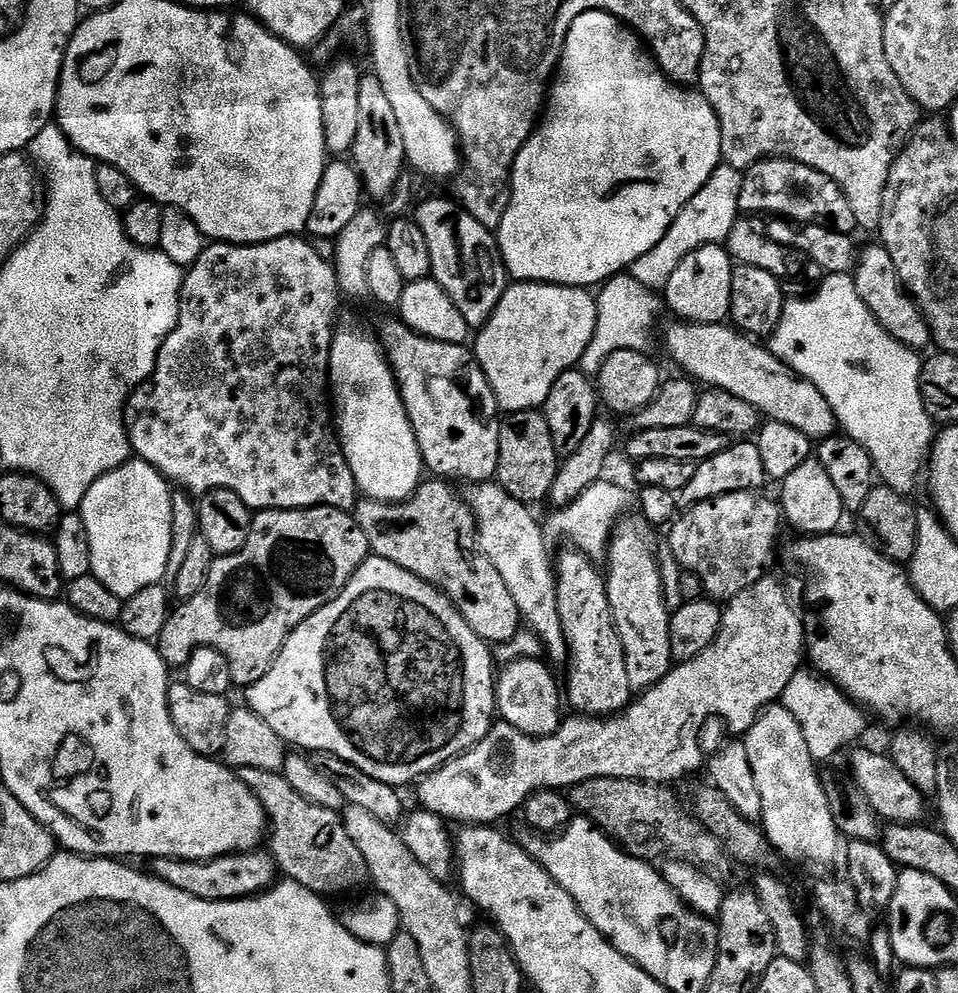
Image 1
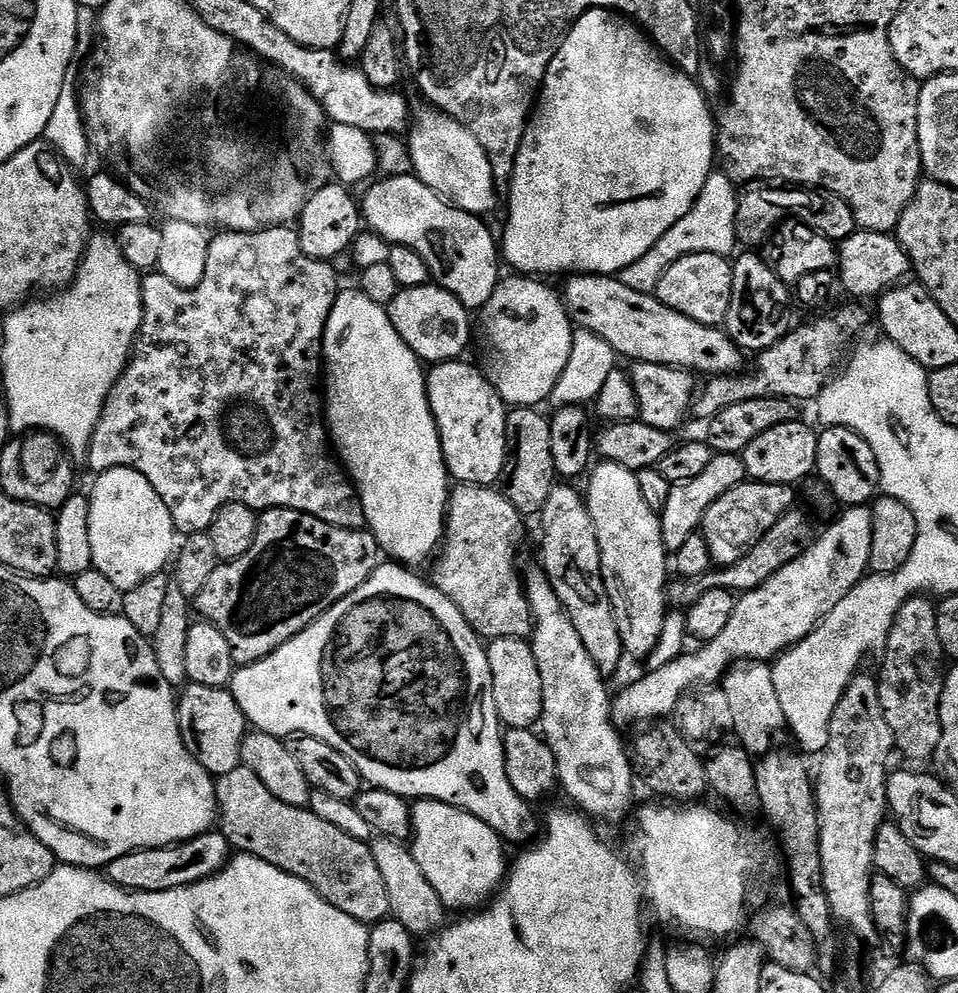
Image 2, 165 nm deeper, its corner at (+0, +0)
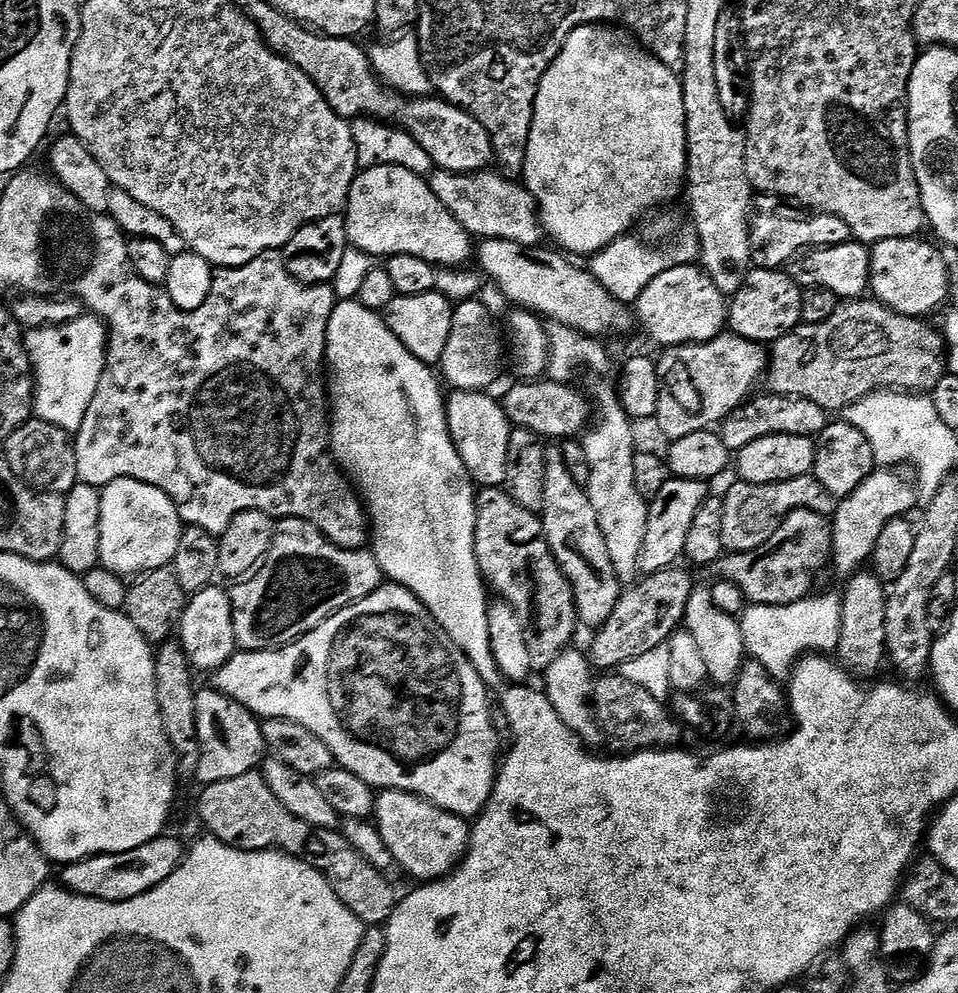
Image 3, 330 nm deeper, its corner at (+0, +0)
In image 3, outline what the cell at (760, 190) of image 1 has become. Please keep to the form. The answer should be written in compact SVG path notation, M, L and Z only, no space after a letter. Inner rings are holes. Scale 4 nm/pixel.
M760 194L755 197L750 221L750 250L755 267L780 270L805 250L829 248L851 240L850 226L846 226L842 218L834 218L834 214L814 212L779 196Z

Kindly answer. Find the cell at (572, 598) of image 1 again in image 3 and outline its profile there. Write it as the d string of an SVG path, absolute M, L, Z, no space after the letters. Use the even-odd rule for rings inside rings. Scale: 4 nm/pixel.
M549 447L544 457L548 463L542 513L544 536L562 574L570 582L579 623L589 624L589 629L595 630L604 625L610 614L614 614L614 606L620 600L622 582L614 574L610 553L606 550L606 538L602 538L598 514L594 514L594 506L590 506L586 489L578 486L570 470L566 470L559 447Z

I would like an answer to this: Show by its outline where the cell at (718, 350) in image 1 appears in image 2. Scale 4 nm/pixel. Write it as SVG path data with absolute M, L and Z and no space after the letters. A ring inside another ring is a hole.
M572 274L567 280L562 295L573 325L598 334L617 357L624 359L625 356L628 362L683 368L693 374L708 372L704 374L709 377L736 374L745 367L745 353L723 327L694 322L694 318L670 310L670 306L657 300L655 295L630 290L630 286L616 276Z

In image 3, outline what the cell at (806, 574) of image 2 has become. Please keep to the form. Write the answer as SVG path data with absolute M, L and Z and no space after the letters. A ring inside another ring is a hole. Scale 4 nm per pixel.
M873 470L854 490L851 496L845 496L837 503L836 514L832 522L832 562L831 567L841 578L856 575L871 561L872 551L886 526L886 522L899 520L909 515L912 508L912 495L918 488L896 470Z

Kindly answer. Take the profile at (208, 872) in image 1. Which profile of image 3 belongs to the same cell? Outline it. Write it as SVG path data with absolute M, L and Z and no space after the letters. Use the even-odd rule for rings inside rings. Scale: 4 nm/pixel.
M165 834L122 854L88 856L85 860L76 860L72 864L63 865L59 869L59 883L74 894L86 898L98 898L106 902L126 902L166 882L166 878L170 878L170 874L174 874L174 870L178 870L178 866L183 862L185 851L186 844L178 837Z

